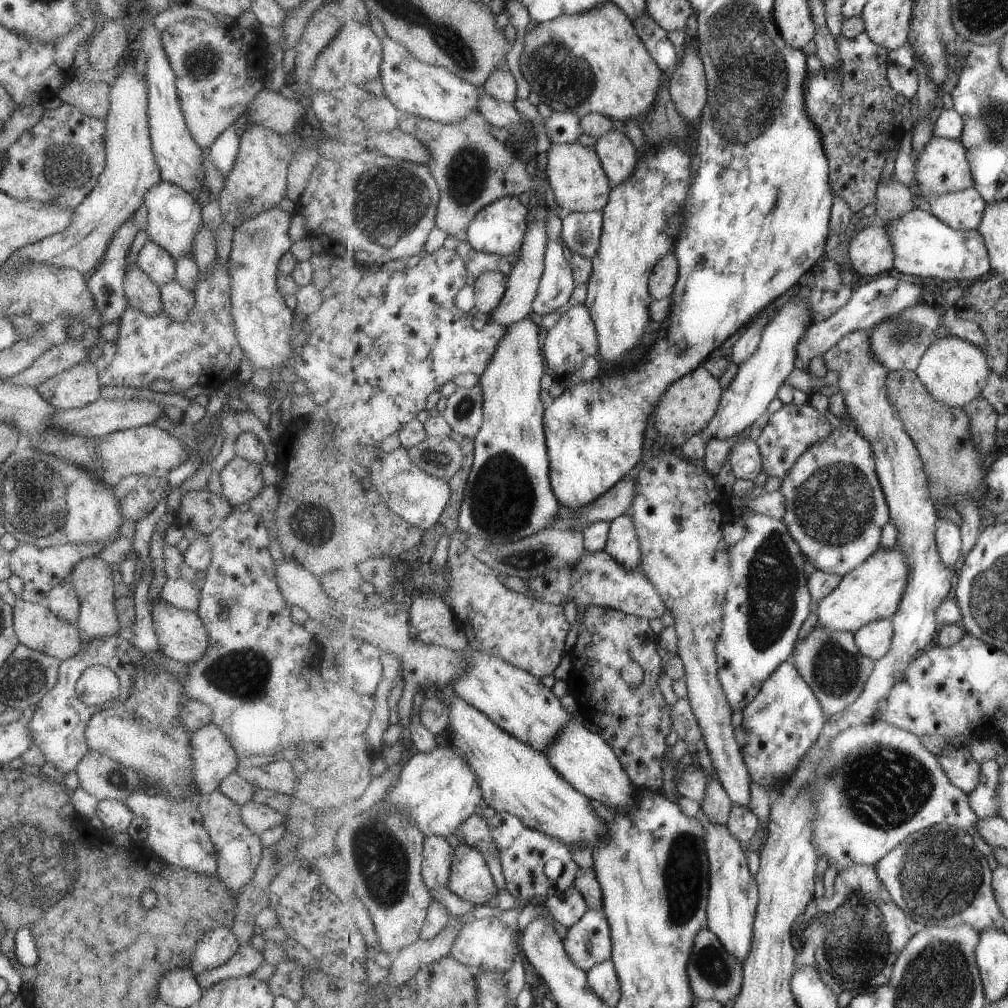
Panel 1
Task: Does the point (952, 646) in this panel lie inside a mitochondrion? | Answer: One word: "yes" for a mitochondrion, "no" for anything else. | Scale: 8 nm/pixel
no

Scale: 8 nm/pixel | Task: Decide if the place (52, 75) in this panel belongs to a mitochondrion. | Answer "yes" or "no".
no

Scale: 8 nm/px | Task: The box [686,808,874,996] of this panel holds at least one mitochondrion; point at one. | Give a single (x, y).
(712, 967)

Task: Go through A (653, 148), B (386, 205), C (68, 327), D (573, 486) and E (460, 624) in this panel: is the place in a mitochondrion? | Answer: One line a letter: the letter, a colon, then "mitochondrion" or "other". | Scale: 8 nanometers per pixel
A: other
B: mitochondrion
C: mitochondrion
D: other
E: other

